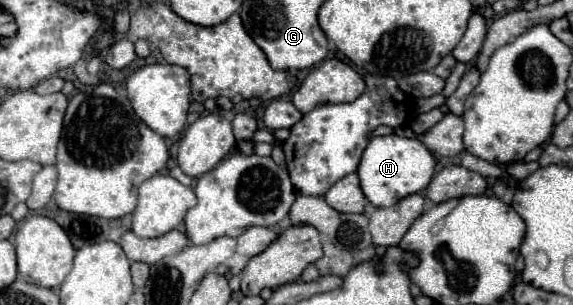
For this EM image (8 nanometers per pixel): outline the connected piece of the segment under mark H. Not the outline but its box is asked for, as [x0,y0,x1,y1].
[356,134,436,206]

